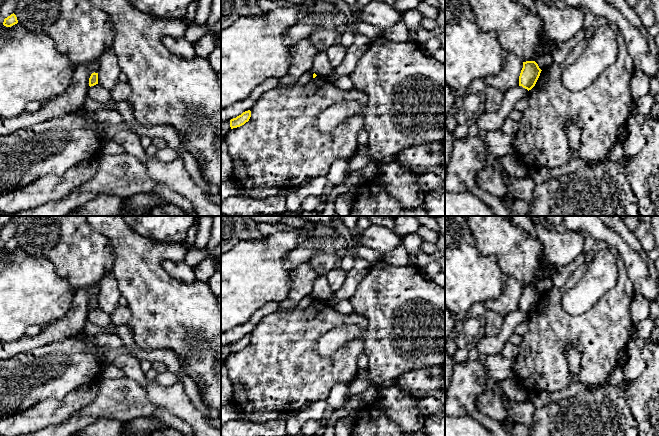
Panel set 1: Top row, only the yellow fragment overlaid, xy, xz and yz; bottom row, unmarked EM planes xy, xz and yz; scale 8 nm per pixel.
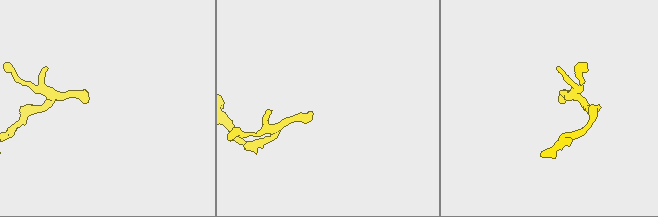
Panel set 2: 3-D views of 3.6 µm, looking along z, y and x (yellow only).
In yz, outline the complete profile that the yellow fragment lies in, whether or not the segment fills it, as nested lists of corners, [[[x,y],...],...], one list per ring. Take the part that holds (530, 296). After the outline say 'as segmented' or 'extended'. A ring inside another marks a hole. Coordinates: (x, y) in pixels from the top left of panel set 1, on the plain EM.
[[[535,285],[523,286],[523,292],[519,300],[519,310],[528,315],[531,314],[535,310],[541,295]]]; as segmented

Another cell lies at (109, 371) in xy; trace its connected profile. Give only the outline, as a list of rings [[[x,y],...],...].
[[[105,363],[102,368],[101,378],[117,379],[126,377],[124,372],[117,368],[113,363]]]

